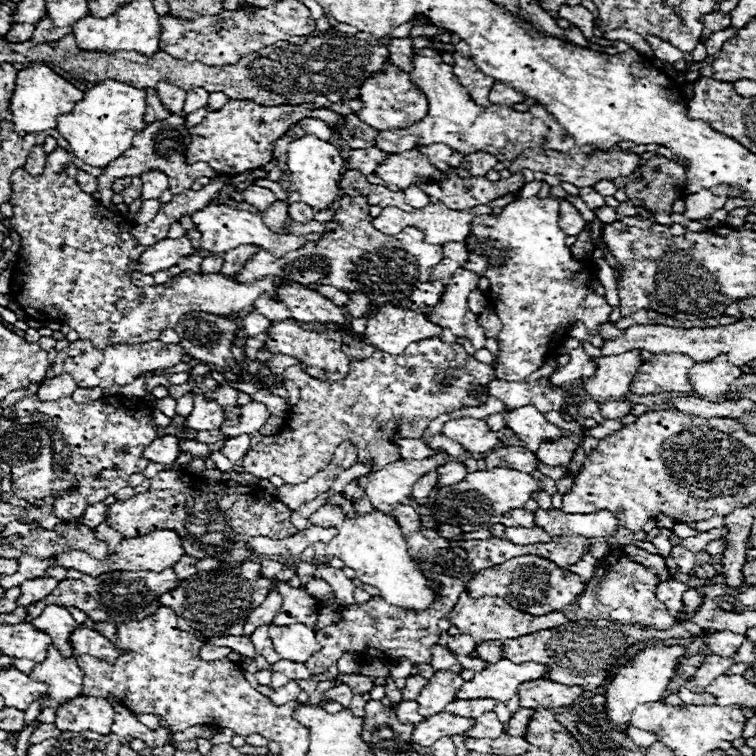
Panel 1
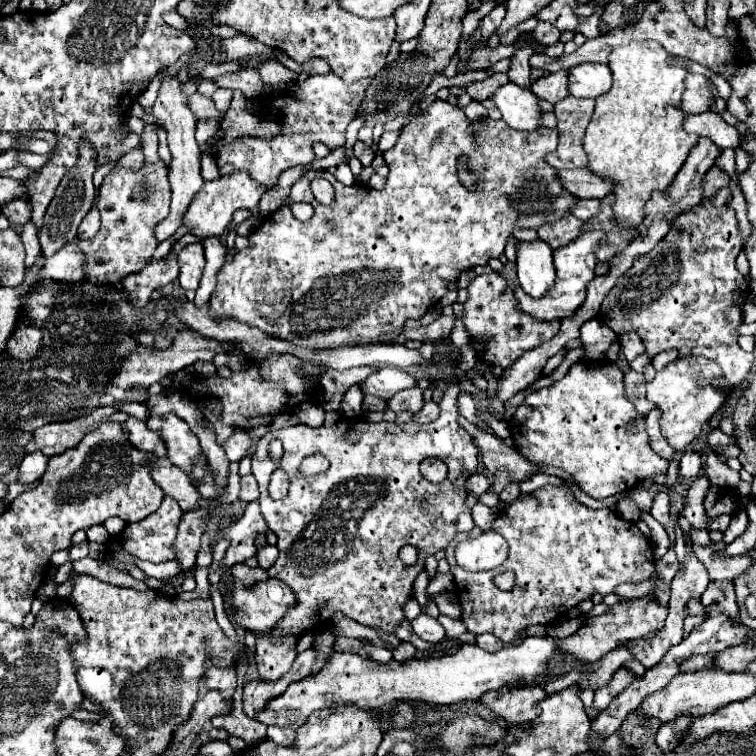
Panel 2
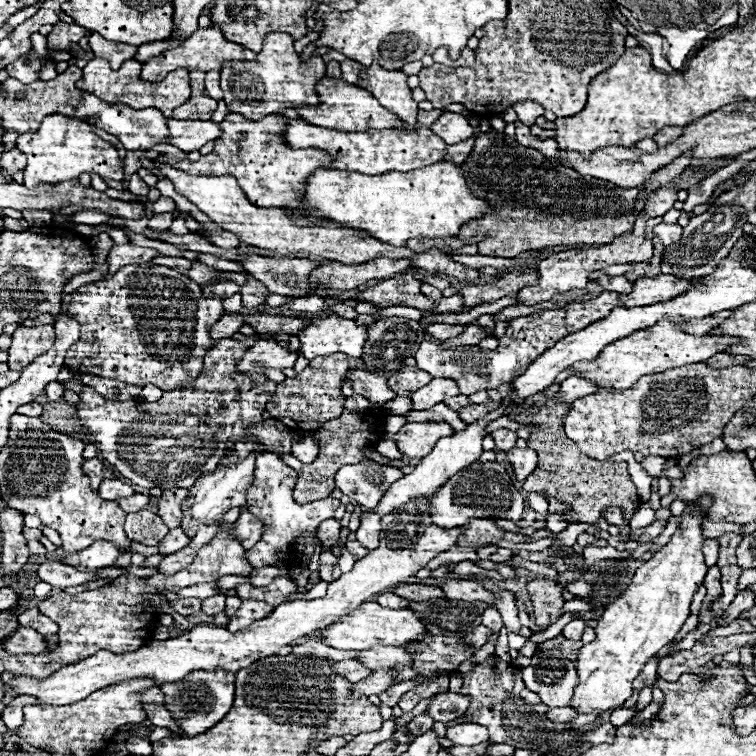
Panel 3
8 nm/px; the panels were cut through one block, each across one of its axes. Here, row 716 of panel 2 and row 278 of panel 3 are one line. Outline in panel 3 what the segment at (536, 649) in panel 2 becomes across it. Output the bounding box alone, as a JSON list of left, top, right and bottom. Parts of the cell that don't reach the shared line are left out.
[240,254,318,298]

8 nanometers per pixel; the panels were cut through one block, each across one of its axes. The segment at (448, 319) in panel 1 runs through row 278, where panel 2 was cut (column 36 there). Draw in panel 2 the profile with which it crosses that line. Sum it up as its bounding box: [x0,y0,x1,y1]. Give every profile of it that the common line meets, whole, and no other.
[20,450,48,484]

